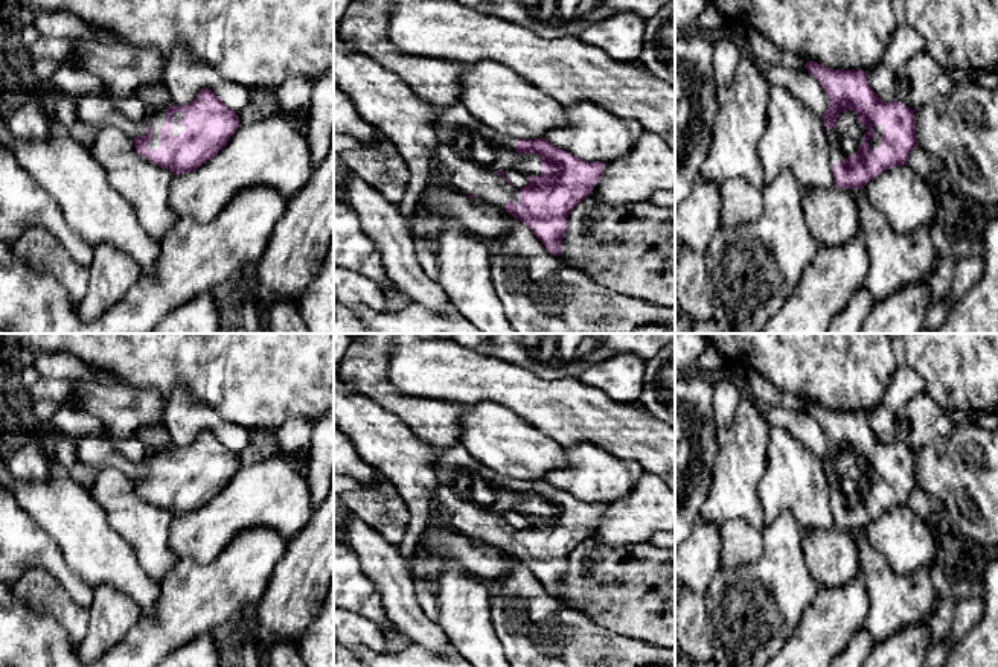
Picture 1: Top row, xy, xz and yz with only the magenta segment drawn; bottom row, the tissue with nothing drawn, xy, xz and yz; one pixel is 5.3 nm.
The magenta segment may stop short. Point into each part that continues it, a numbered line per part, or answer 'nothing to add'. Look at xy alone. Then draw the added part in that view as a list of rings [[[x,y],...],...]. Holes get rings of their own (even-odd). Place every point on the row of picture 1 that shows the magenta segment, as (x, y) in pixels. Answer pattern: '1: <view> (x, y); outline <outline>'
1: xy (157, 119); outline [[[166,108],[155,110],[152,114],[146,114],[140,122],[146,129],[152,128],[152,142],[148,145],[149,149],[160,148],[160,128],[166,123]]]

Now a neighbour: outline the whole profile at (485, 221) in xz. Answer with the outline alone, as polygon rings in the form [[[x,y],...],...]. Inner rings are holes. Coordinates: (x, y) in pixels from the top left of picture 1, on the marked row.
[[[431,183],[424,195],[427,209],[442,215],[445,219],[460,222],[483,241],[501,241],[513,225],[513,216],[506,210],[488,203],[475,204],[456,189]]]

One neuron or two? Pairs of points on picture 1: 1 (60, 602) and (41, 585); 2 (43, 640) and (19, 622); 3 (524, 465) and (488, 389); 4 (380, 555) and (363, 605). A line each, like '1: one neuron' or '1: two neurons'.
1: one neuron
2: one neuron
3: two neurons
4: two neurons

